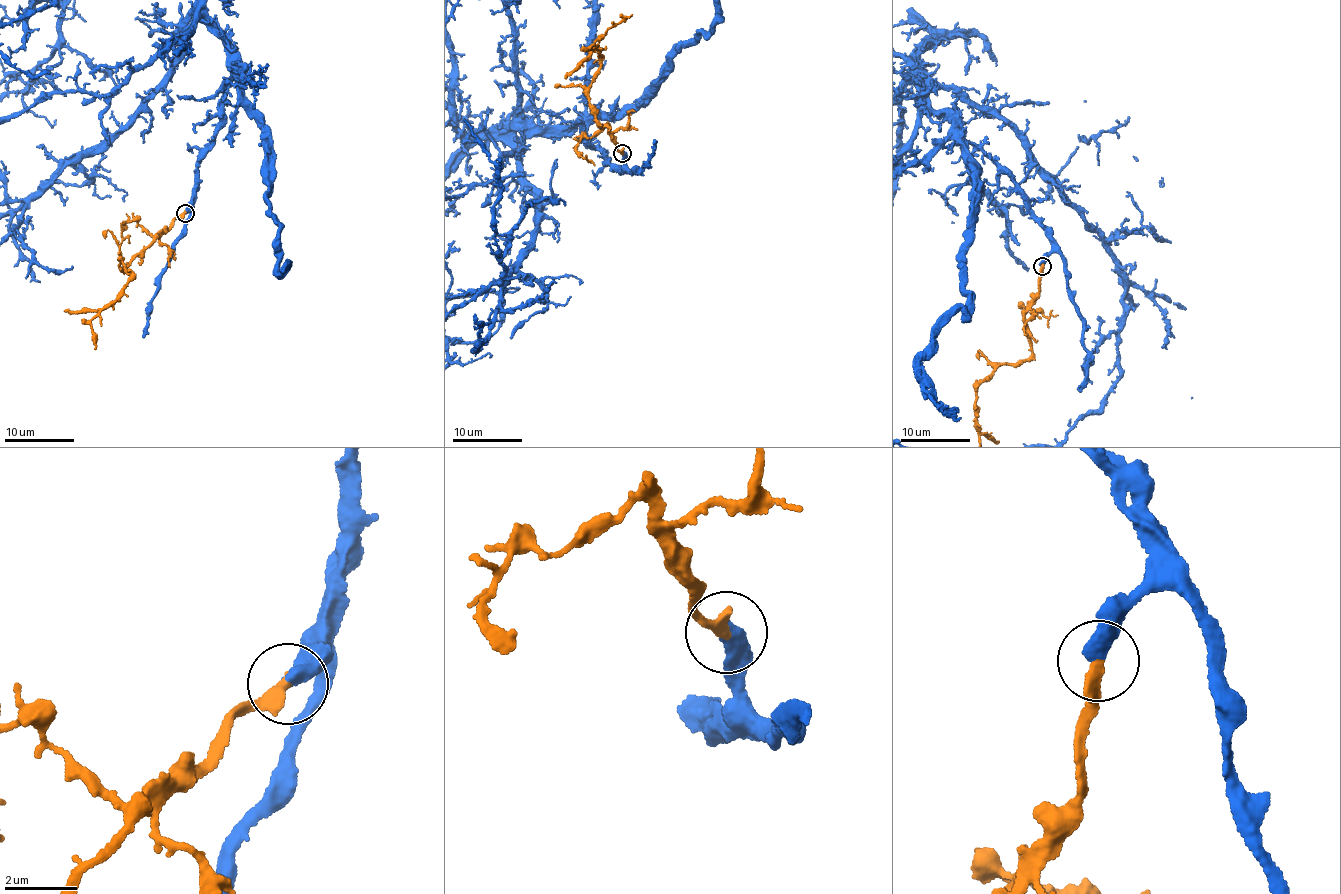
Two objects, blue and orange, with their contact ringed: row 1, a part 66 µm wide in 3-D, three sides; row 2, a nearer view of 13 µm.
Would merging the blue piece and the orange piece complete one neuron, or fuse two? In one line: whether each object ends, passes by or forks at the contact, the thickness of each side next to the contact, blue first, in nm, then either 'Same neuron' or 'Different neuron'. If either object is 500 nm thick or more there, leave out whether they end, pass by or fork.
At the ring blue ends. At the ring orange ends. Thickness 480 nm (blue) against 340 nm. Same neuron

